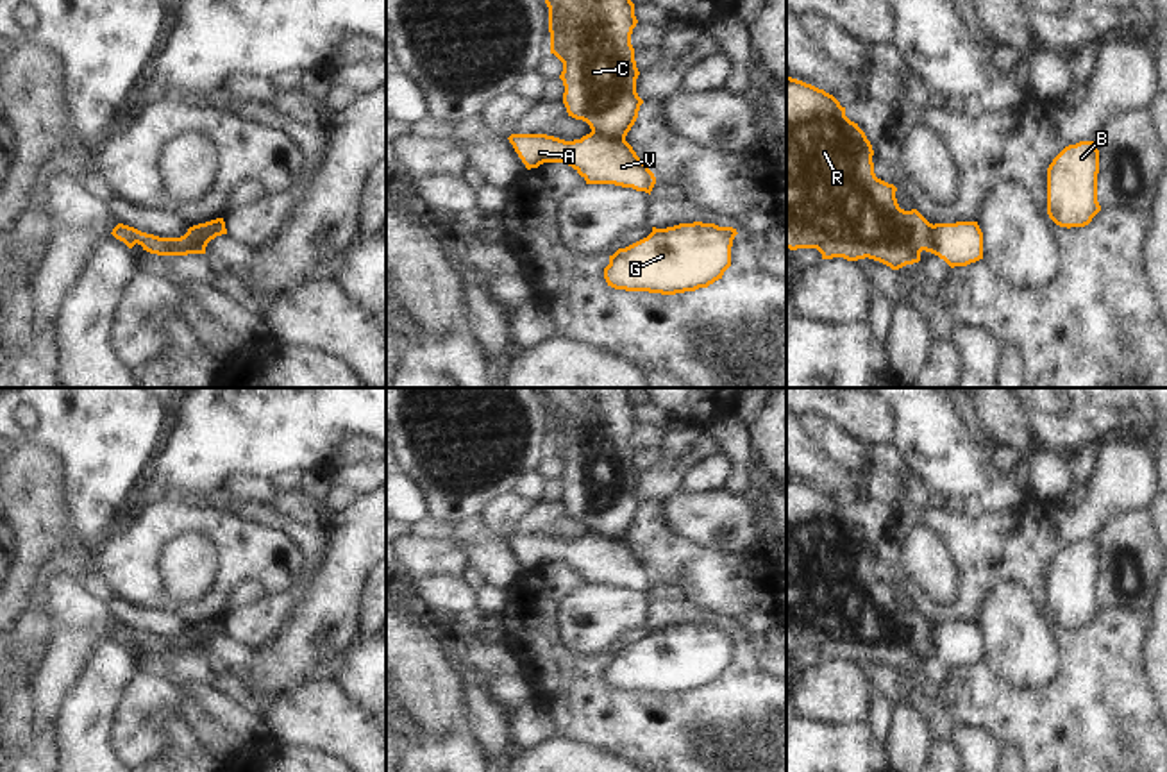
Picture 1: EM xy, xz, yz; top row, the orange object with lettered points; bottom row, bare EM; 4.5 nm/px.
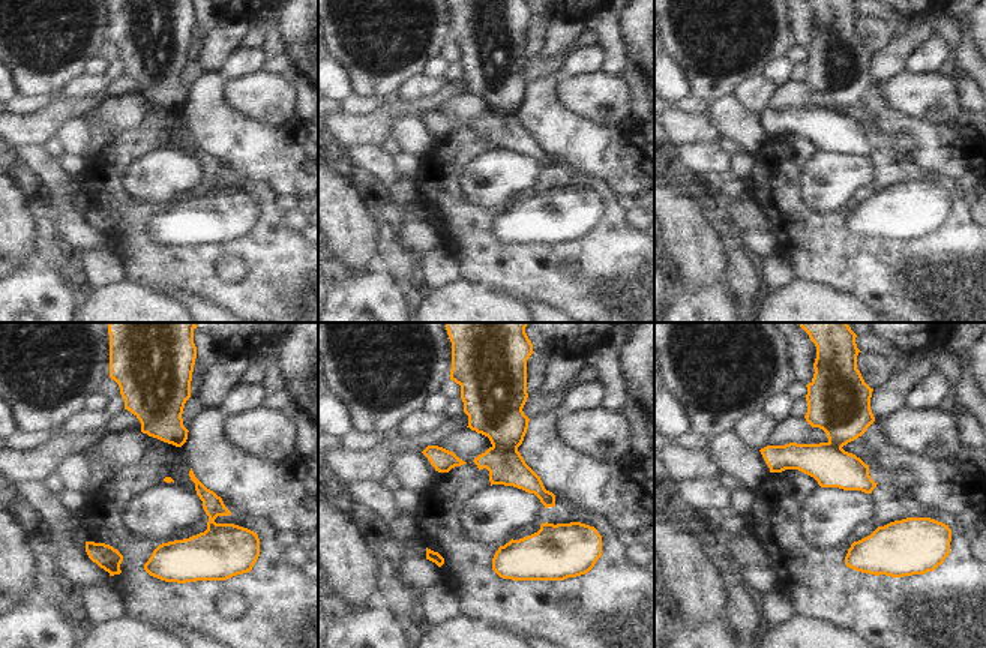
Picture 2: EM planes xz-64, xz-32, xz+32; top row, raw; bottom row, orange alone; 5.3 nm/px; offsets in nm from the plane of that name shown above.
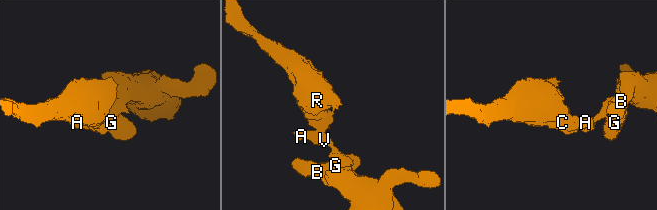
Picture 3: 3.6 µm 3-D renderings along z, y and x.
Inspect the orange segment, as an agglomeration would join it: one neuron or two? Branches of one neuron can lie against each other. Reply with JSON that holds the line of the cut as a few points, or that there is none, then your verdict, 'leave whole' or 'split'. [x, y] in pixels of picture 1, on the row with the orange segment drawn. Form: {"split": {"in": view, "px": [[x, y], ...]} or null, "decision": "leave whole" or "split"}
{"split": {"in": "xz", "px": [[592, 131], [624, 140]]}, "decision": "split"}

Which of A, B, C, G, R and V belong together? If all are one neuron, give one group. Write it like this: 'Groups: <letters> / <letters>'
Groups: A B G V / C R.

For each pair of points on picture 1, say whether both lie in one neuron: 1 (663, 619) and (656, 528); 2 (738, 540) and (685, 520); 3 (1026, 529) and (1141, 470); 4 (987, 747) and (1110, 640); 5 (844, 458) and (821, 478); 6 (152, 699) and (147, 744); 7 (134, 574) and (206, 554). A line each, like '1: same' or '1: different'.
1: different
2: same
3: same
4: different
5: different
6: same
7: different

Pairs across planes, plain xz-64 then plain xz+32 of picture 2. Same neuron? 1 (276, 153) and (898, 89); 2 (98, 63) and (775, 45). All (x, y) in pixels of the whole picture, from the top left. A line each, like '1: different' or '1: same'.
1: different
2: different

